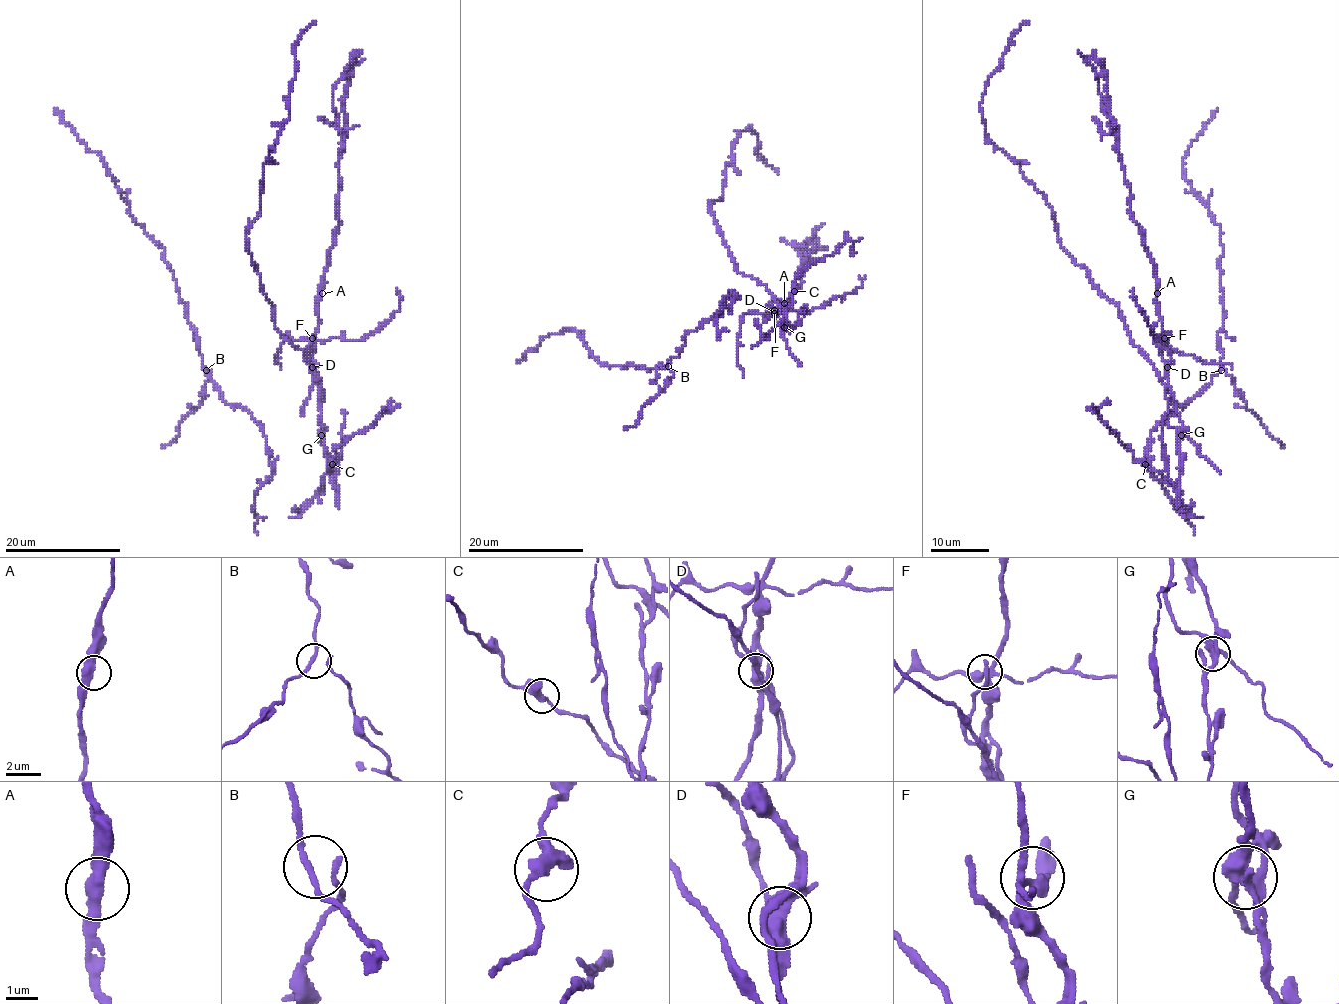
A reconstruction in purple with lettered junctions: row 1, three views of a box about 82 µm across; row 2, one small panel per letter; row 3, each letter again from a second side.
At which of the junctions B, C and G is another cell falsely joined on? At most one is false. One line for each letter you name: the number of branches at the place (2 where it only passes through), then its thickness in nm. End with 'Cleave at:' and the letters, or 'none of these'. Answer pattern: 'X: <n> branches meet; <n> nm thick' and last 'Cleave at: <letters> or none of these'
G: 4 branches meet; 380 nm thick
Cleave at: G

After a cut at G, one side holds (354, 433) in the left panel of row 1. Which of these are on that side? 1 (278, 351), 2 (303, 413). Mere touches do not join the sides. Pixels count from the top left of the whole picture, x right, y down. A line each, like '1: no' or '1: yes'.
1: no
2: no

